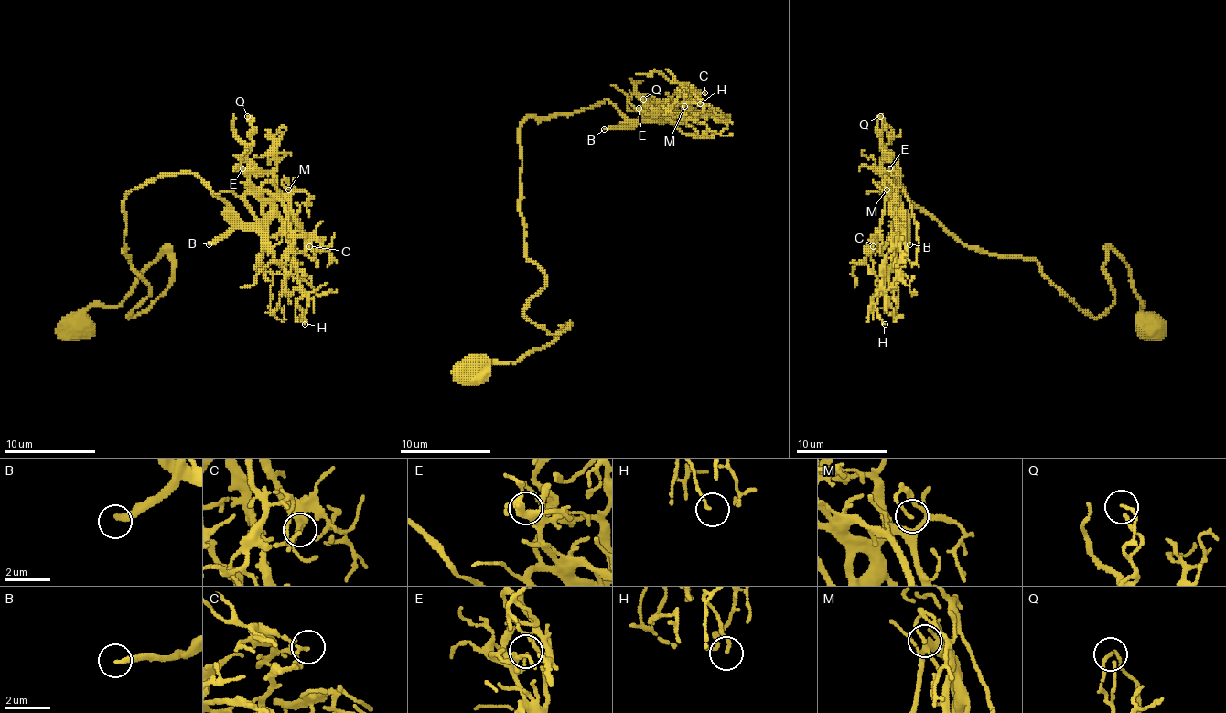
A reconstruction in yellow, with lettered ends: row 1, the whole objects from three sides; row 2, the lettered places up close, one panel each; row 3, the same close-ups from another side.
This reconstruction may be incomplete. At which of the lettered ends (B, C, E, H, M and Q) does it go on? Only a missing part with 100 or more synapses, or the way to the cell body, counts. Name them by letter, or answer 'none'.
B

